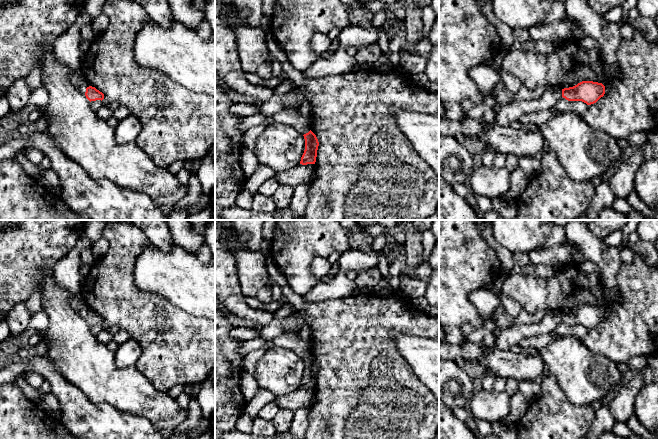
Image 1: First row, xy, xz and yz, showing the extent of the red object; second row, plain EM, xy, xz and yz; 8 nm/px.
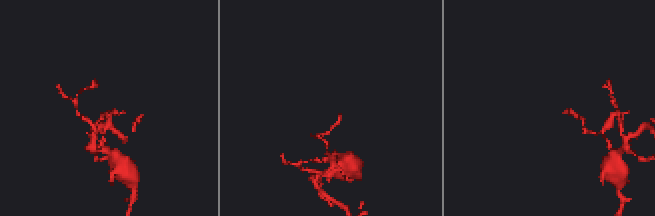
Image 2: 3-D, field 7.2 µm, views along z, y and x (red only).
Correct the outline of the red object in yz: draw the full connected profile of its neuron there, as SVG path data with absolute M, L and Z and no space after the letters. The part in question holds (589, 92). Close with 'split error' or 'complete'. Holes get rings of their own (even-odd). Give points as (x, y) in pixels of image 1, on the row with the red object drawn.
M582 81L577 85L562 89L562 97L568 101L582 101L587 105L596 103L605 94L605 86L593 81Z | complete

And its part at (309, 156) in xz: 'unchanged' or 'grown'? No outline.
unchanged

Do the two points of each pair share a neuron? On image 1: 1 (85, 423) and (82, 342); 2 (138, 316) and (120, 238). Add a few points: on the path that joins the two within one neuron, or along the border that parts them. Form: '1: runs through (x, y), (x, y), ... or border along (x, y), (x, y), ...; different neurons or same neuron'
1: border along (66, 379), (77, 386), (92, 402), (106, 403); different neurons
2: runs through (121, 297), (121, 257); same neuron

